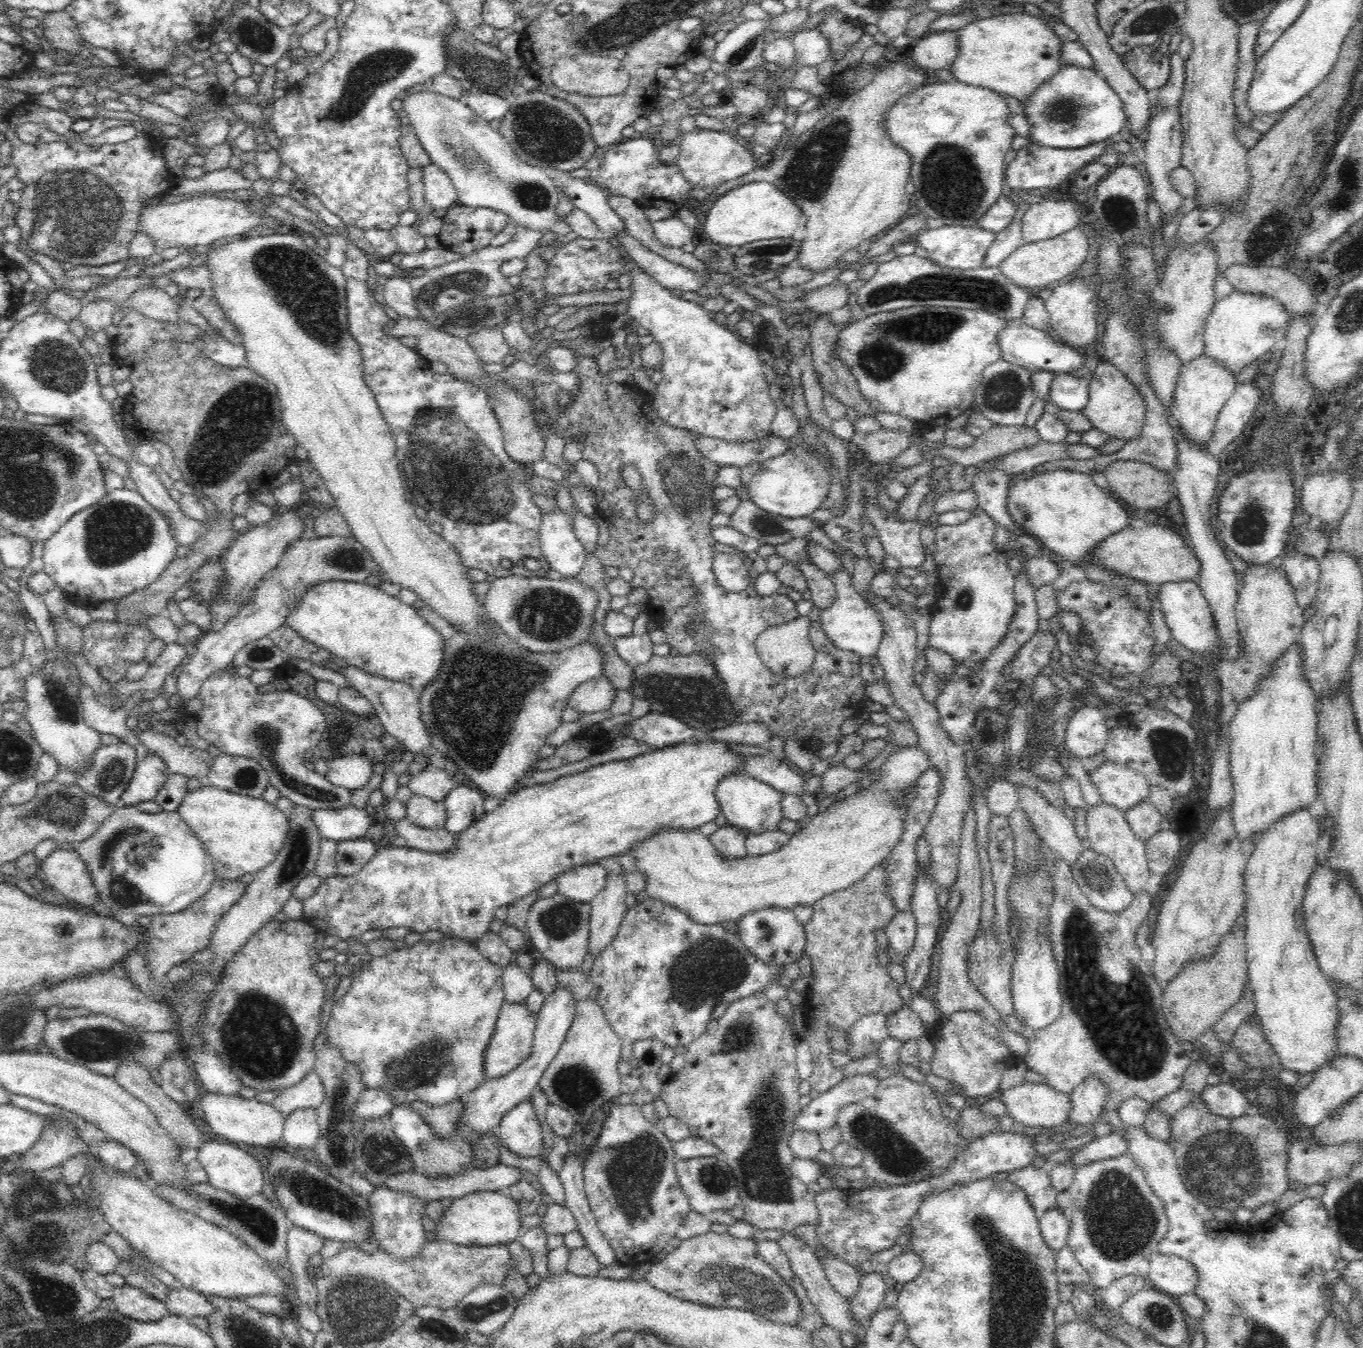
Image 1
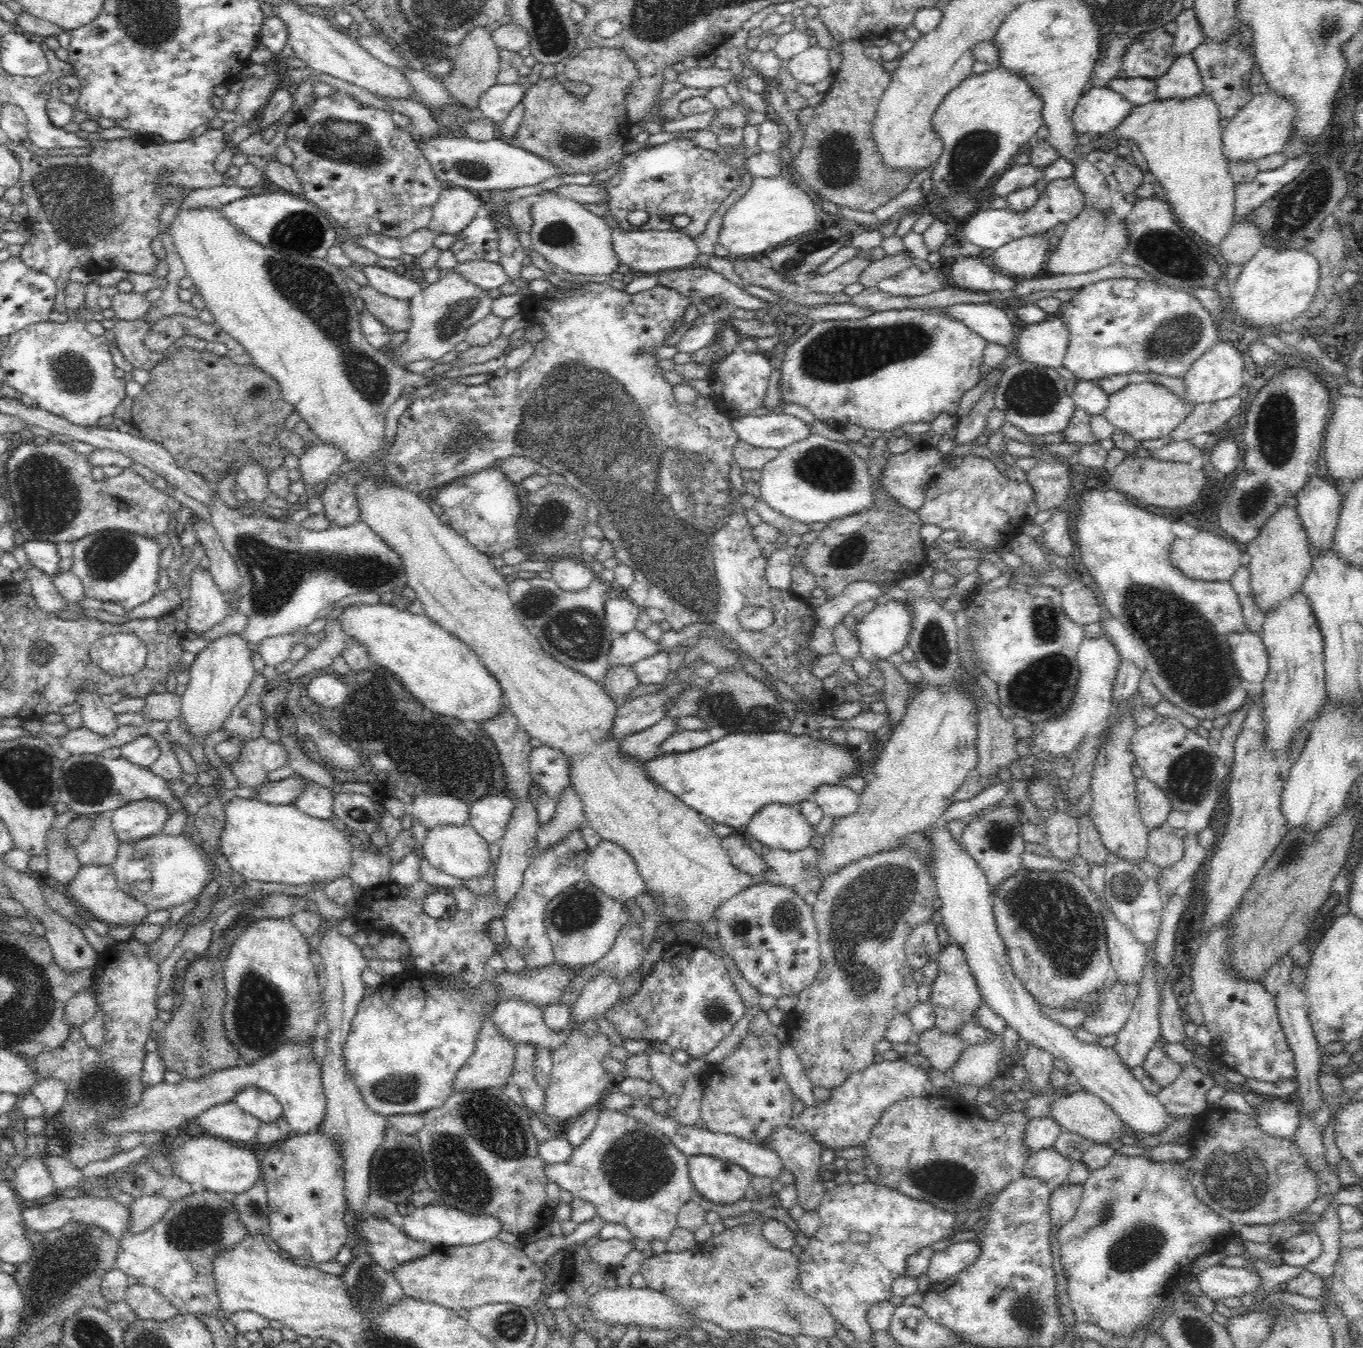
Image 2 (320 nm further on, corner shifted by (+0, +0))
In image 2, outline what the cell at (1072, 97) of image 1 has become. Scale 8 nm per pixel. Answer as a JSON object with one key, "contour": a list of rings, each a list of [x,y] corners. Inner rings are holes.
{"contour":[[[1092,87],[1078,100],[1071,122],[1076,133],[1100,135],[1119,126],[1133,109],[1129,98],[1110,87]]]}

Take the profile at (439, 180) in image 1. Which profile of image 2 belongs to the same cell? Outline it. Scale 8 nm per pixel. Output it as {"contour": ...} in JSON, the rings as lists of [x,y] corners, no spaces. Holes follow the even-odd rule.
{"contour":[[[444,185],[434,205],[429,229],[436,237],[448,235],[456,238],[475,219],[482,205],[481,200],[467,189]]]}

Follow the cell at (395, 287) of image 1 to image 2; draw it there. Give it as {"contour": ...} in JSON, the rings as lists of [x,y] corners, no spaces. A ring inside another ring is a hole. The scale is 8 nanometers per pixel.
{"contour":[[[361,266],[360,270],[368,279],[367,284],[386,296],[410,301],[416,293],[421,291],[419,281],[409,276],[395,274],[391,269]]]}

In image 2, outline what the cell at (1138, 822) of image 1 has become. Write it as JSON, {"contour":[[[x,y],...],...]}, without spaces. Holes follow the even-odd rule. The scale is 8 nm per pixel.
{"contour":[[[1167,827],[1155,828],[1149,831],[1147,856],[1161,870],[1170,870],[1184,856],[1183,839],[1175,831]]]}

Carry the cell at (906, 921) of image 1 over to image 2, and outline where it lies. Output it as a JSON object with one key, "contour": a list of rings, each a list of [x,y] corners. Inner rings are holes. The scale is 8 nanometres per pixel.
{"contour":[[[930,920],[919,924],[911,932],[905,944],[905,957],[913,971],[922,971],[922,968],[937,960],[937,955],[942,950],[936,933],[936,922]]]}

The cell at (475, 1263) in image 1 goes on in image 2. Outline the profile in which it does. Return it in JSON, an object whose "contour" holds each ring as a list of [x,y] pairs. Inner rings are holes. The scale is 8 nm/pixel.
{"contour":[[[498,1238],[470,1246],[438,1246],[431,1255],[404,1263],[396,1267],[392,1273],[403,1288],[405,1296],[442,1304],[456,1311],[469,1311],[482,1305],[498,1303],[530,1308],[536,1304],[538,1296],[543,1292],[540,1266],[534,1264],[521,1248],[504,1244]]]}

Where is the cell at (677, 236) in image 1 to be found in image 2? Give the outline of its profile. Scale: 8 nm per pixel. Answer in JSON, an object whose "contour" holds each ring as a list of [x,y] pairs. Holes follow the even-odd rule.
{"contour":[[[617,226],[612,231],[616,255],[622,265],[631,268],[636,275],[657,275],[696,266],[700,255],[694,241],[681,230],[676,231],[625,231]]]}

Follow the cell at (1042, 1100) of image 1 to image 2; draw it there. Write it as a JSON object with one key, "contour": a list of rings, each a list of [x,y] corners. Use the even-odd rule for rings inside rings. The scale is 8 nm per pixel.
{"contour":[[[1087,1091],[1076,1092],[1072,1095],[1064,1096],[1060,1100],[1056,1100],[1052,1104],[1052,1110],[1050,1110],[1050,1118],[1056,1120],[1060,1127],[1067,1132],[1074,1132],[1082,1138],[1086,1138],[1095,1144],[1107,1145],[1112,1141],[1121,1141],[1121,1139],[1127,1135],[1124,1128],[1128,1125],[1122,1121],[1122,1118],[1118,1117],[1114,1110],[1101,1100],[1098,1096],[1088,1093]]]}

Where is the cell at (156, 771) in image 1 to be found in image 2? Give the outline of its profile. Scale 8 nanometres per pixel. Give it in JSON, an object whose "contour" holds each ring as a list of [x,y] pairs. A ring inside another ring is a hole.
{"contour":[[[141,800],[125,804],[110,812],[112,830],[120,844],[135,845],[163,832],[169,814],[164,804],[156,800]]]}

